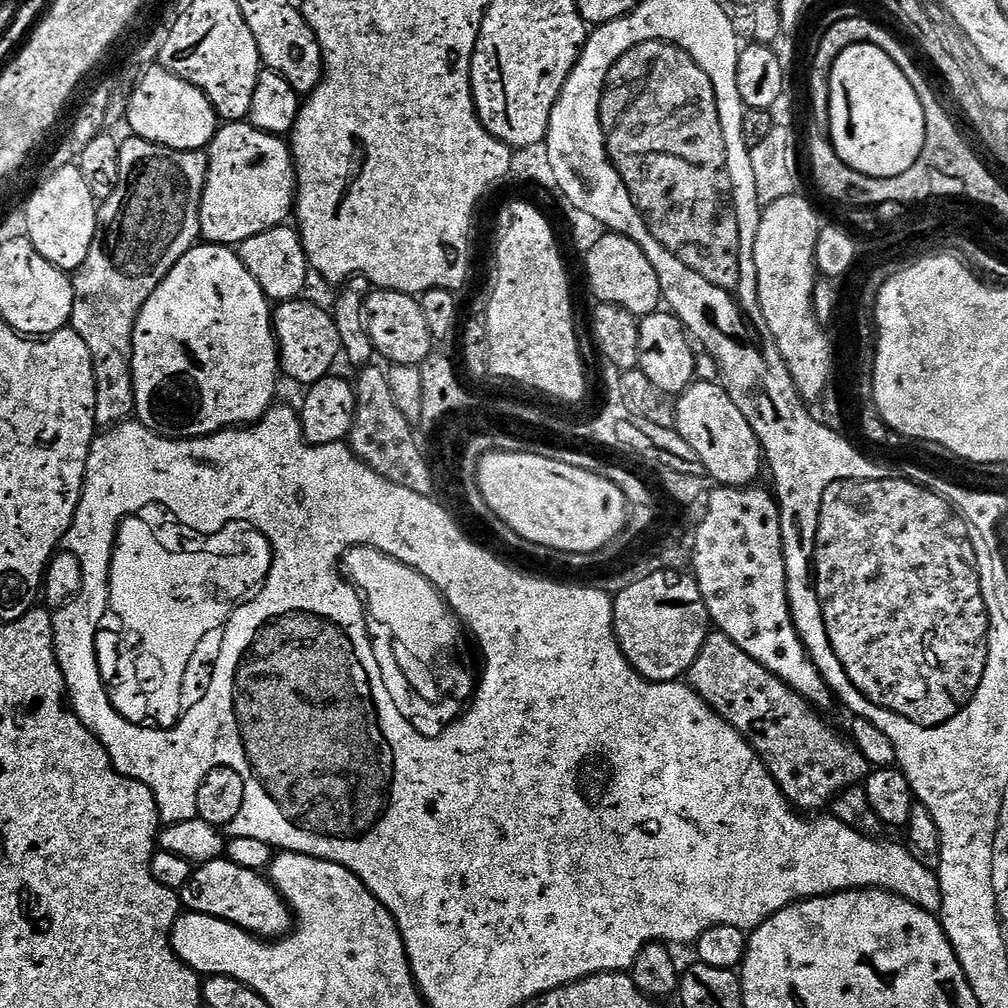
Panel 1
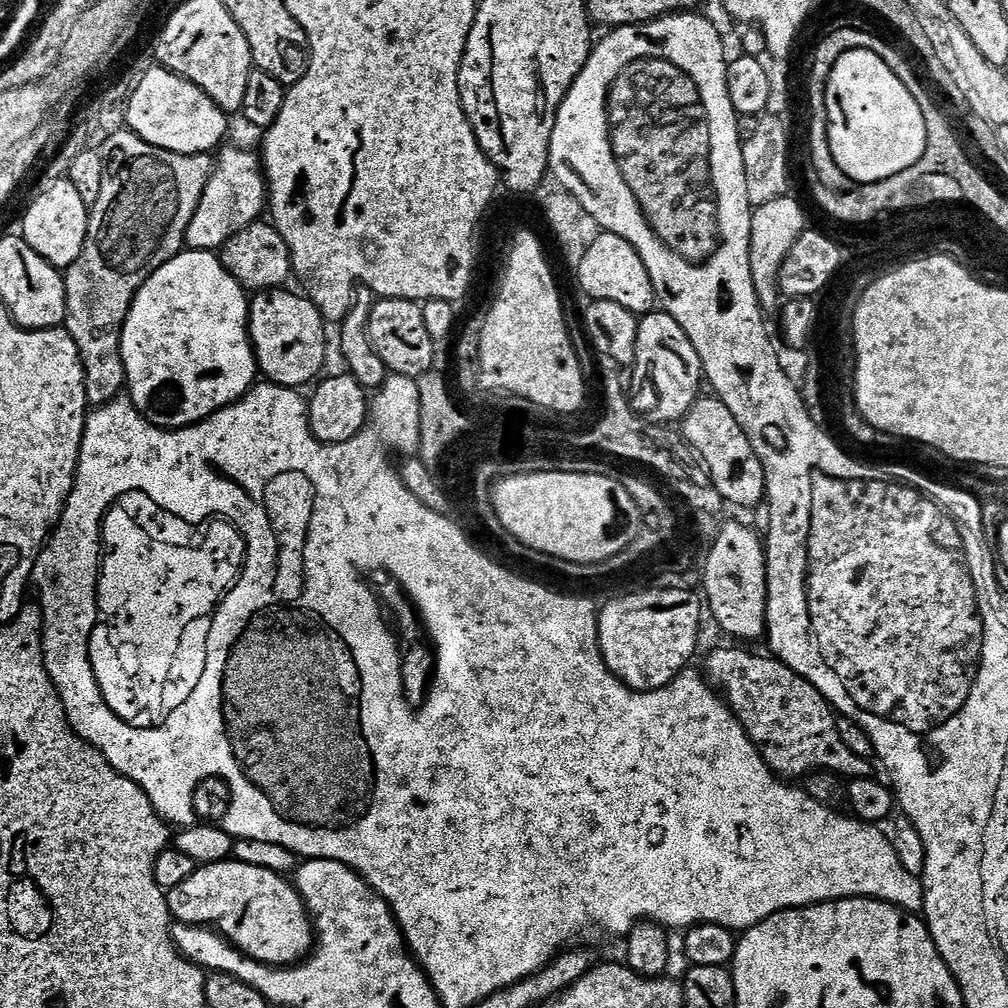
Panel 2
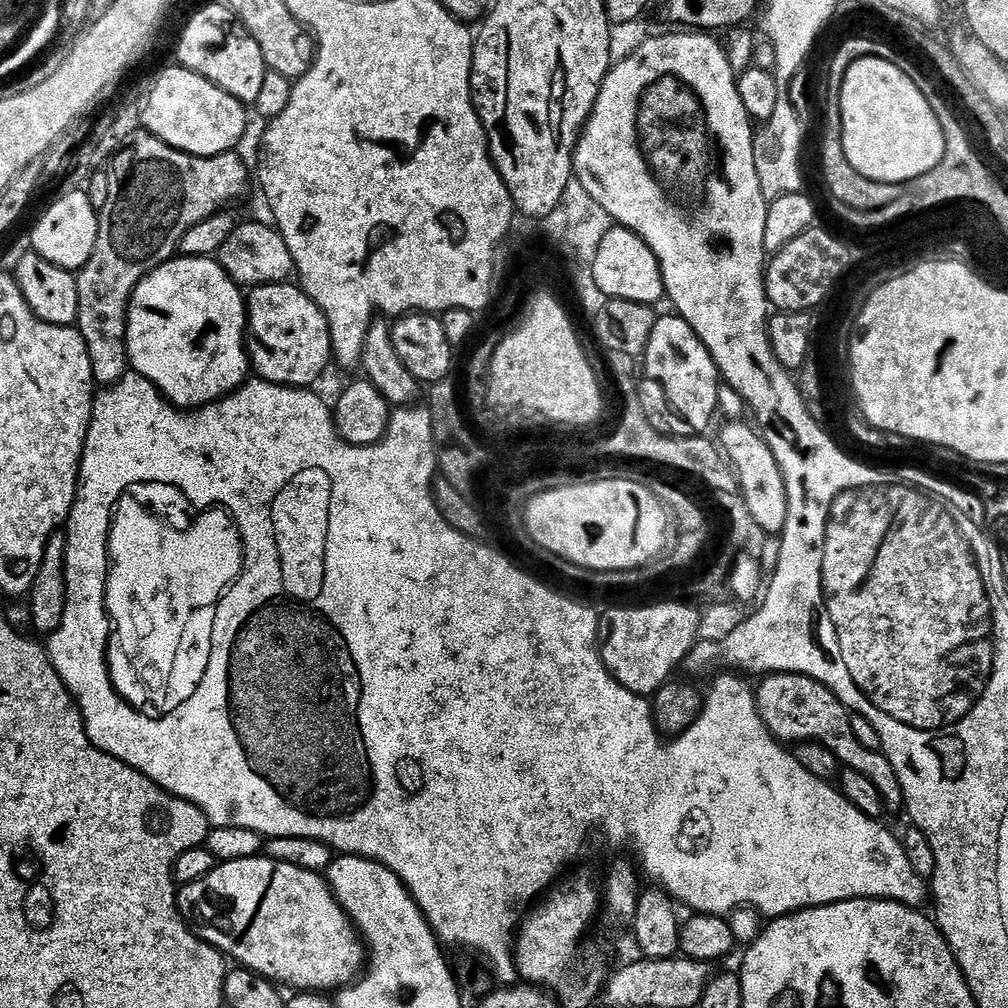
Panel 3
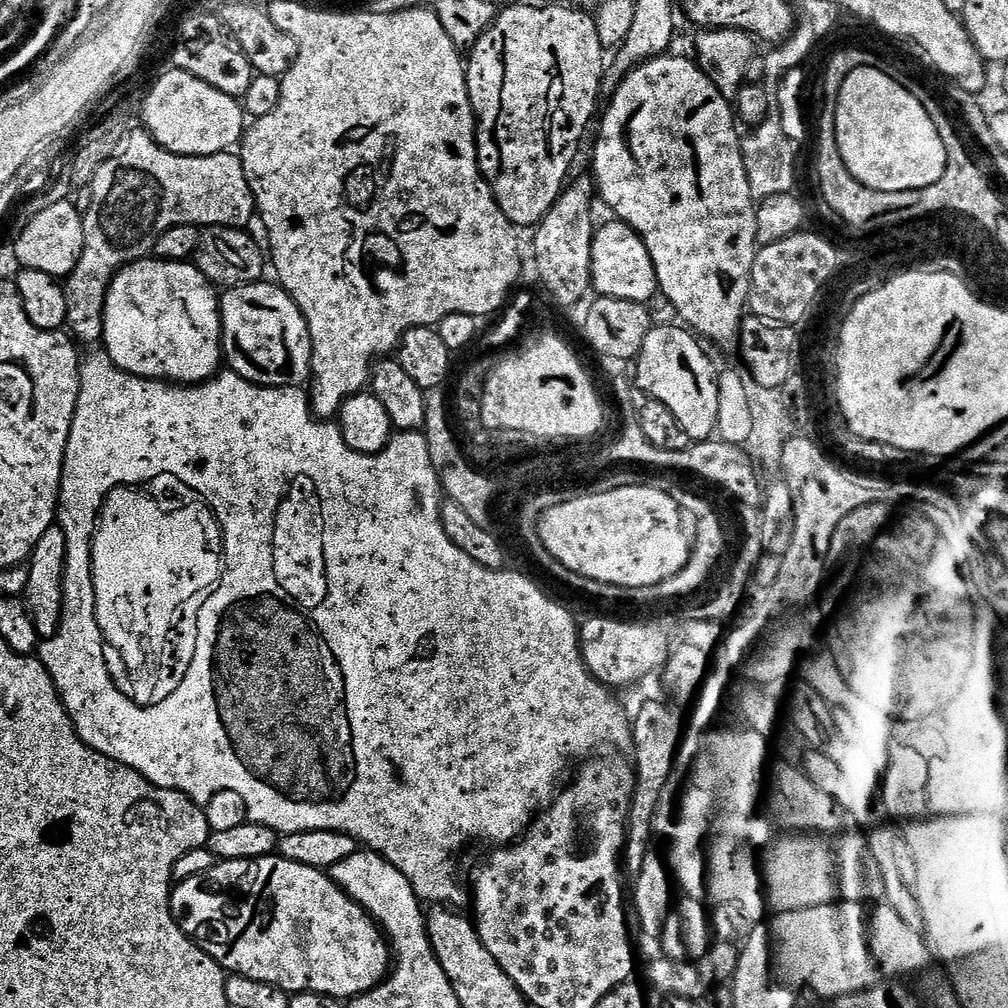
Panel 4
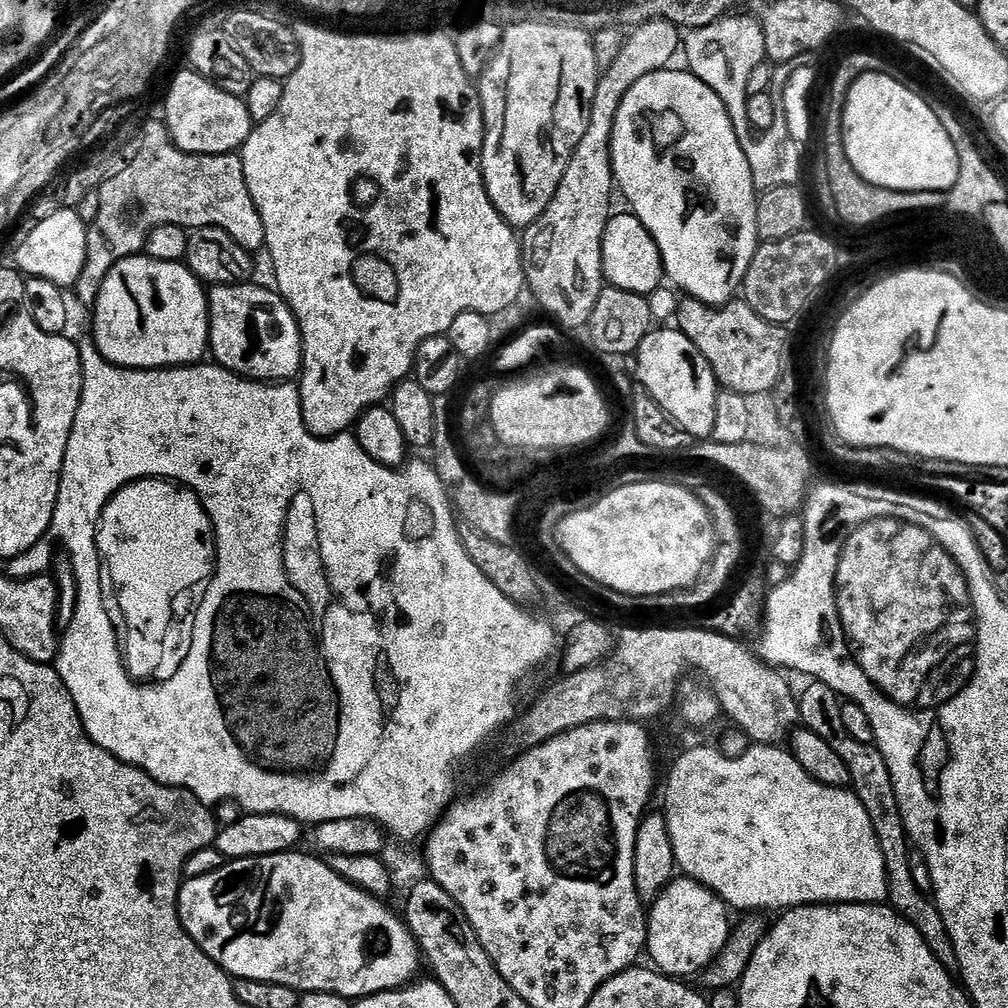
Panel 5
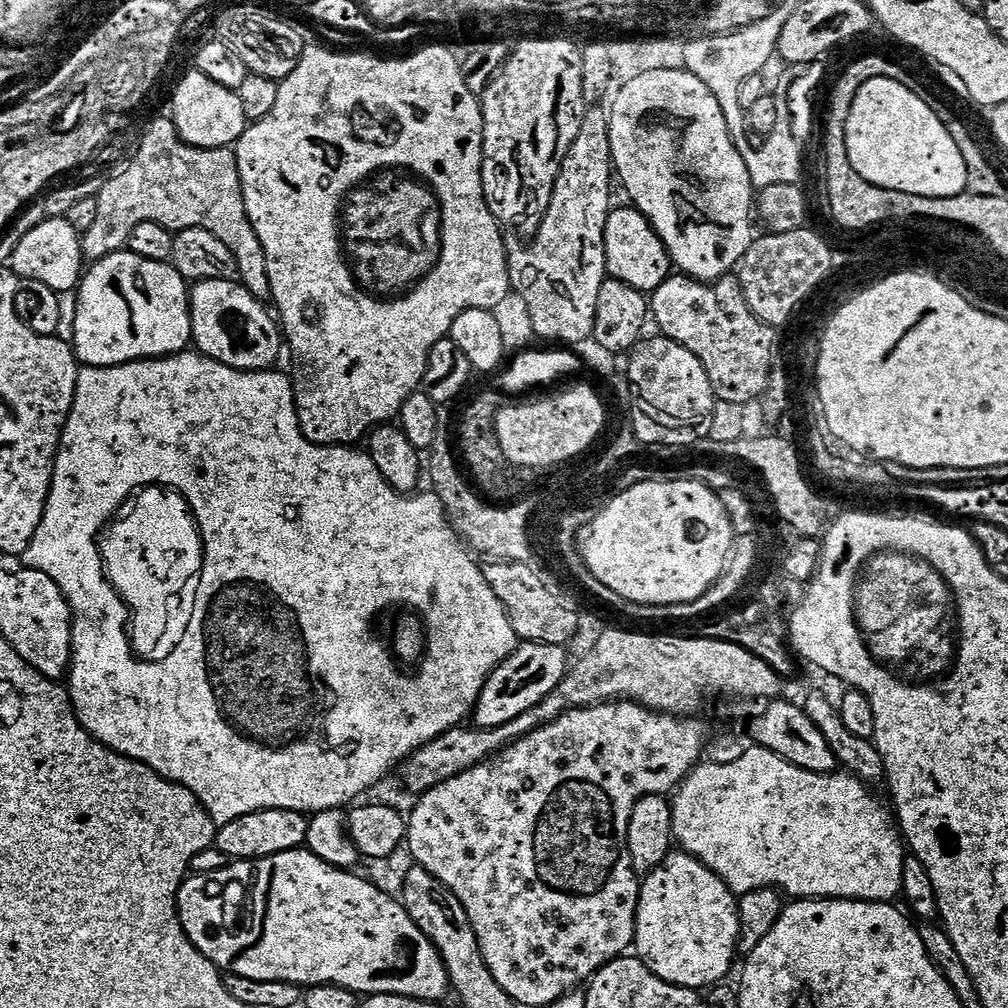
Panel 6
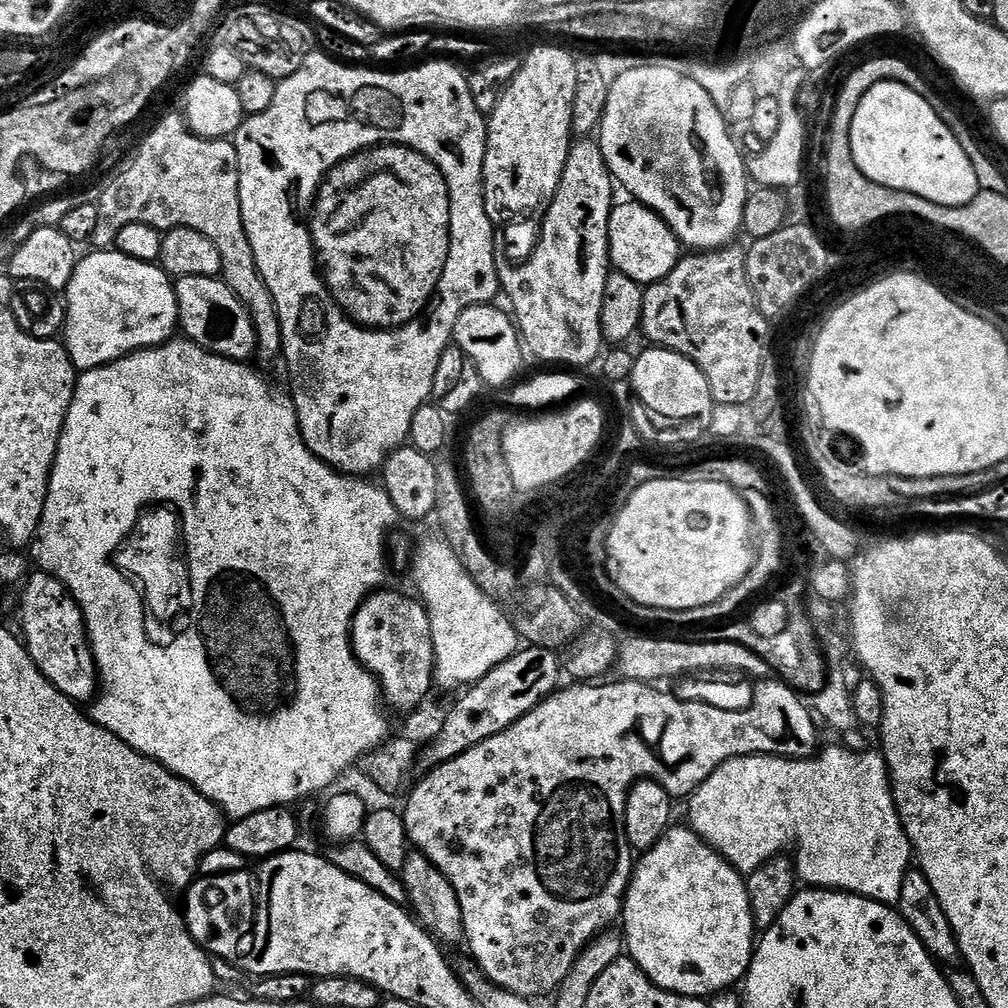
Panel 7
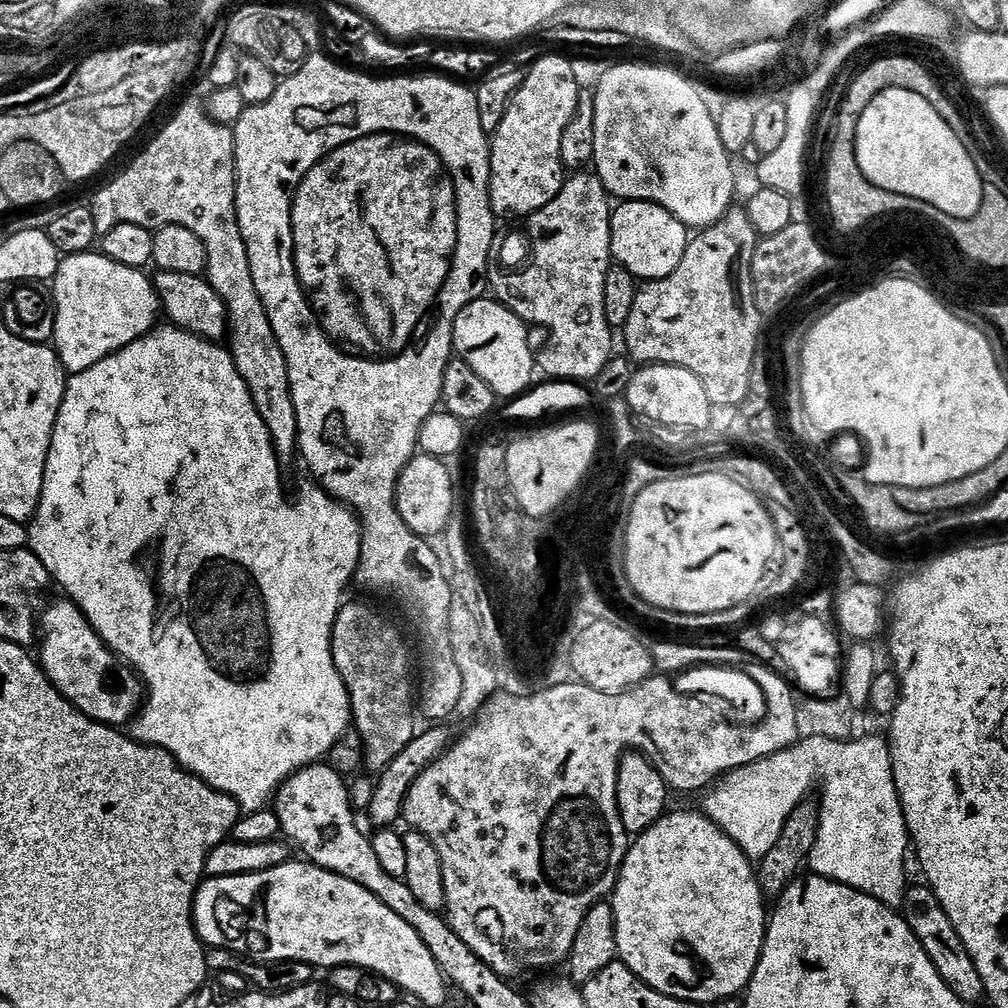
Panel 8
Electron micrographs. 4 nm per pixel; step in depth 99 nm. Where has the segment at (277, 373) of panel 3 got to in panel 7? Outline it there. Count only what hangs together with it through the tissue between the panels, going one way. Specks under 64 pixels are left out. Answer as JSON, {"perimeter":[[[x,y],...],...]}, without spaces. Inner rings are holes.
{"perimeter":[[[182,276],[175,281],[175,286],[176,297],[178,298],[178,314],[180,315],[178,328],[187,339],[193,340],[206,351],[218,354],[227,360],[248,362],[256,356],[256,331],[252,316],[246,310],[244,303],[236,297],[234,290],[230,290],[230,286],[224,284],[223,279],[215,276],[210,278]]]}

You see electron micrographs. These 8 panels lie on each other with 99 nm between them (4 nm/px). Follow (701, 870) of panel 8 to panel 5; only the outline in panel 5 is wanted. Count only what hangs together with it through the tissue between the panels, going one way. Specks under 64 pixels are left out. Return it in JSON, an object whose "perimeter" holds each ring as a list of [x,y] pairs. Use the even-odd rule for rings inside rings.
{"perimeter":[[[686,875],[674,878],[651,901],[646,912],[648,943],[646,956],[653,960],[655,971],[673,978],[688,978],[703,973],[710,962],[726,946],[730,931],[730,909],[719,896]]]}

